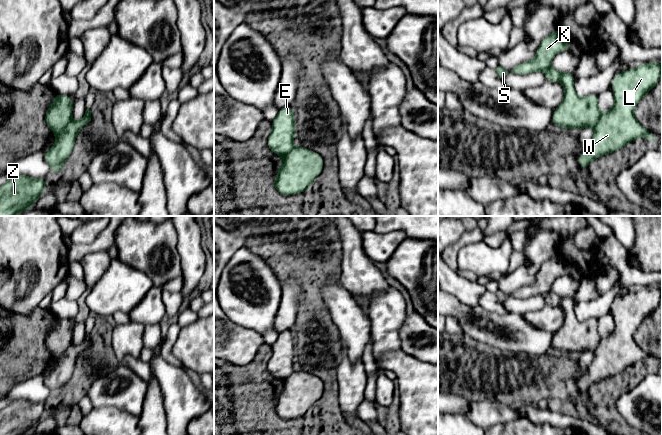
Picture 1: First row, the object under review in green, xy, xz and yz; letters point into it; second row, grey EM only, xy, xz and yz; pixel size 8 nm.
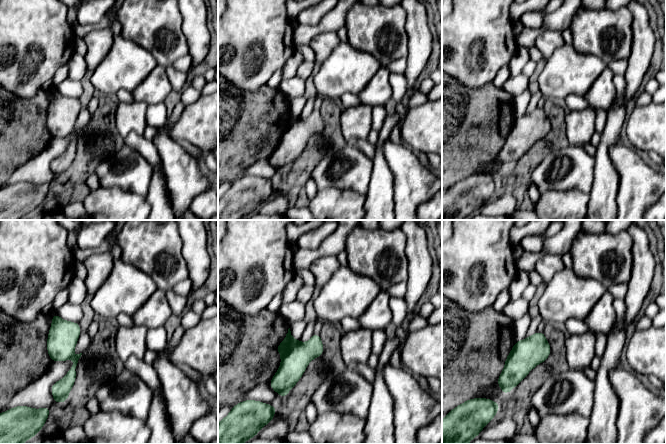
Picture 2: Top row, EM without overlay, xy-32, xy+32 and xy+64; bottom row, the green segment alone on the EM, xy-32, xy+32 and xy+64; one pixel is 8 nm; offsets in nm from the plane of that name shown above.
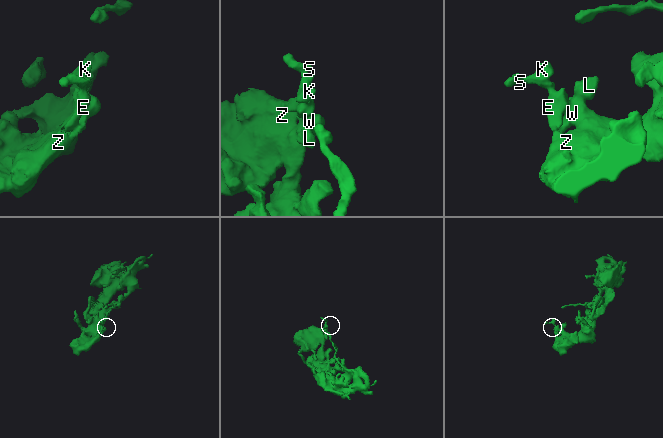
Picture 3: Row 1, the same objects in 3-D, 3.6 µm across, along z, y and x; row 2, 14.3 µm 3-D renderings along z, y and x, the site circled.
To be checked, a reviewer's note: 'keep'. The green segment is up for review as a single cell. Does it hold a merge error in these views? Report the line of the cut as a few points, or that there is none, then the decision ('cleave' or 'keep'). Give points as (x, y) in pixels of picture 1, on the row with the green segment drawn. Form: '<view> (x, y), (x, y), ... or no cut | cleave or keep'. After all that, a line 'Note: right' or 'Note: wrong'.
no cut | keep
Note: right

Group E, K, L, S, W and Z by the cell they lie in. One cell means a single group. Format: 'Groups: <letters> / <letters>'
Groups: E K L S W Z

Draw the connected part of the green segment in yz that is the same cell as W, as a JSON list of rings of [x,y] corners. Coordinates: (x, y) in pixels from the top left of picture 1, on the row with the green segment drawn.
[[[556,29],[541,41],[531,61],[520,63],[511,71],[519,75],[543,71],[546,81],[560,82],[564,86],[564,98],[554,110],[552,124],[564,129],[593,128],[592,142],[578,157],[578,165],[587,169],[593,160],[622,149],[640,137],[654,143],[650,131],[635,118],[634,109],[660,81],[661,63],[641,63],[635,69],[616,73],[612,82],[614,105],[608,112],[602,113],[598,106],[598,95],[592,93],[579,97],[574,89],[575,76],[550,66],[557,53],[568,50],[569,40]]]

